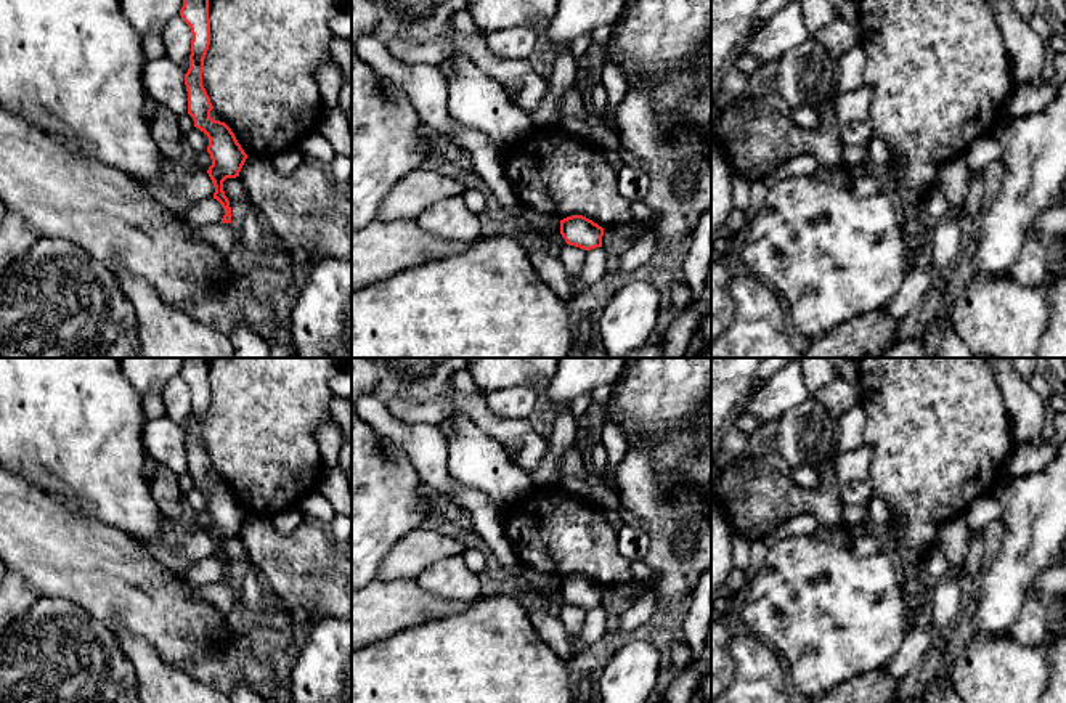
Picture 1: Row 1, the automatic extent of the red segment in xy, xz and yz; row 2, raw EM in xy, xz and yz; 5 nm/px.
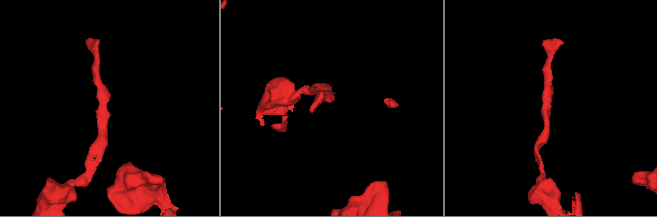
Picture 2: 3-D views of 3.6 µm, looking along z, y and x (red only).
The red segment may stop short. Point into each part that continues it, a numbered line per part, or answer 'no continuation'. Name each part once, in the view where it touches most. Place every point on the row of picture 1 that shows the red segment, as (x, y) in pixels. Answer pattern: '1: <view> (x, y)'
no continuation

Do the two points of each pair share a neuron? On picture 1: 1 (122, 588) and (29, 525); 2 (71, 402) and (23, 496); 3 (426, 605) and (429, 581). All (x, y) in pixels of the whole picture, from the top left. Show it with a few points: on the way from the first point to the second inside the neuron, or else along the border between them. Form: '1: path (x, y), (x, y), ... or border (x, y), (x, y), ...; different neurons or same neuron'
1: path (100, 568), (52, 548); same neuron
2: border (16, 474), (39, 490); different neurons
3: border (415, 580), (431, 593), (464, 601); different neurons

